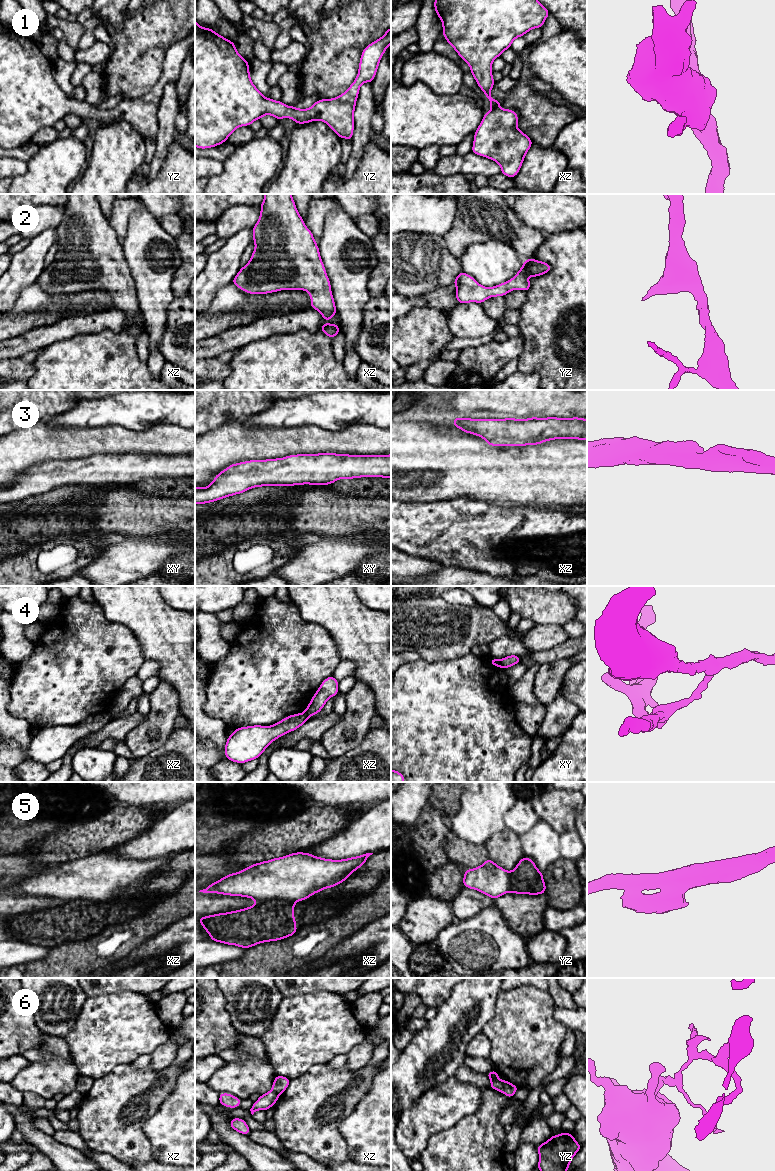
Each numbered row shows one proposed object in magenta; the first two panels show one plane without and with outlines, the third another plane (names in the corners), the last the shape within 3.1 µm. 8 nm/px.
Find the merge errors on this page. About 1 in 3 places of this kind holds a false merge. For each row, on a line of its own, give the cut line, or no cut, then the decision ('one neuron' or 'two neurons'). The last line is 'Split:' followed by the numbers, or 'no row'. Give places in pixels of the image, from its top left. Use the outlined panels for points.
1: no cut; one neuron
2: no cut; one neuron
3: no cut; one neuron
4: cut in xy along (498, 660), (501, 667); two neurons
5: cut in xz along (295, 900), (262, 900), (257, 902); two neurons
6: cut in yz along (503, 1080), (504, 1092); two neurons
Split: 4, 5, 6

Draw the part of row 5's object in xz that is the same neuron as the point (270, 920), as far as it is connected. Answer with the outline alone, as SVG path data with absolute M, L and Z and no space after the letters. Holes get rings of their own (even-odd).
M264 900L251 907L197 920L212 941L247 949L296 934L295 904L296 901Z

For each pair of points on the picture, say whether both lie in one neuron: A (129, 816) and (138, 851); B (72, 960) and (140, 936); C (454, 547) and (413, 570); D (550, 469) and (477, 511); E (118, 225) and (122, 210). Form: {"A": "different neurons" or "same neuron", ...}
{"A": "different neurons", "B": "same neuron", "C": "different neurons", "D": "different neurons", "E": "same neuron"}

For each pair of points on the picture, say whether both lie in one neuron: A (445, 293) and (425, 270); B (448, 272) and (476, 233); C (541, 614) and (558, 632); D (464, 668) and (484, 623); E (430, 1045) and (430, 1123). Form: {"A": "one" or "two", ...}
{"A": "two", "B": "two", "C": "two", "D": "two", "E": "two"}

